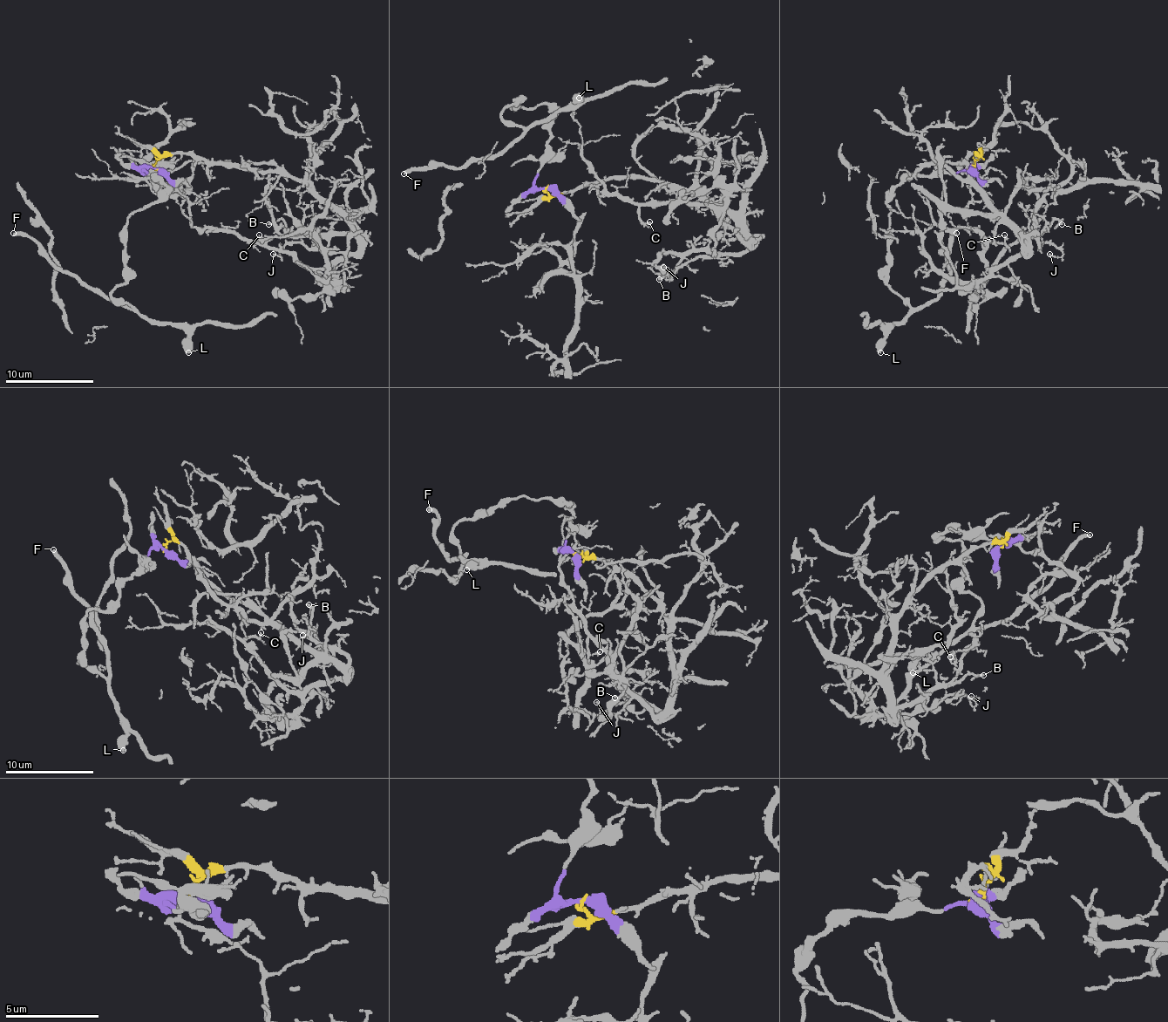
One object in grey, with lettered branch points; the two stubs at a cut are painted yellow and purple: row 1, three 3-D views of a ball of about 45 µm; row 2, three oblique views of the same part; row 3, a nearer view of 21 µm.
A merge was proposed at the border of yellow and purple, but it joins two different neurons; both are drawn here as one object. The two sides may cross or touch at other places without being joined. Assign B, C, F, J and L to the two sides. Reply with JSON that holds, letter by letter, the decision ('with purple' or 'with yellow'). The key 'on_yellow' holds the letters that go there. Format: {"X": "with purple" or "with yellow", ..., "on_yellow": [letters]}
{"B": "with yellow", "C": "with yellow", "F": "with purple", "J": "with yellow", "L": "with purple", "on_yellow": ["B", "C", "J"]}

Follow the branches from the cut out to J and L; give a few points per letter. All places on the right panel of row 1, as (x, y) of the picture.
J: (970, 168), (972, 153), (961, 164), (972, 184), (1035, 235), (1041, 248), (1051, 243), (1062, 252), (1049, 254)
L: (970, 168), (908, 175), (886, 201), (891, 207), (886, 282), (908, 305), (908, 314), (886, 336), (879, 353)

